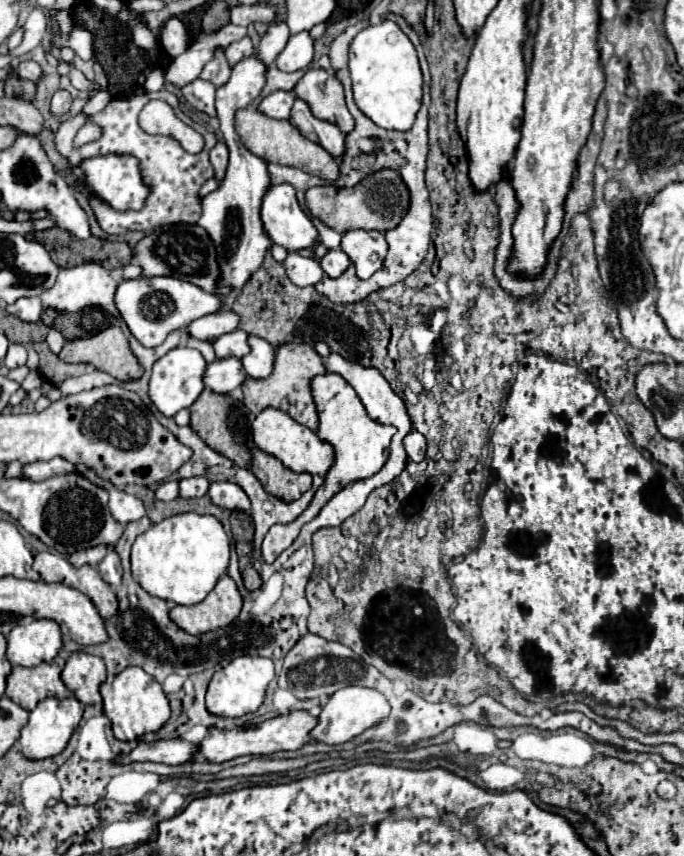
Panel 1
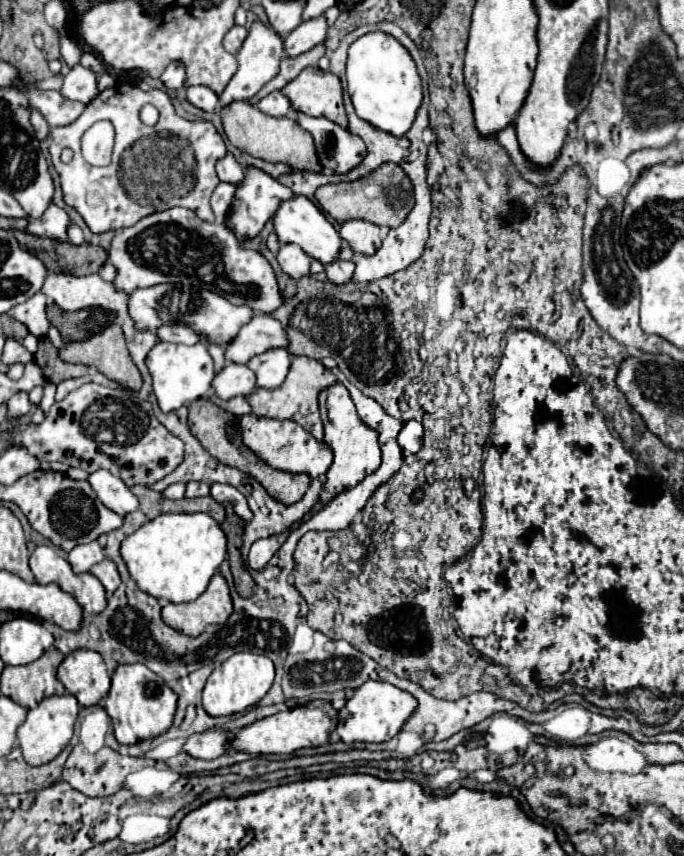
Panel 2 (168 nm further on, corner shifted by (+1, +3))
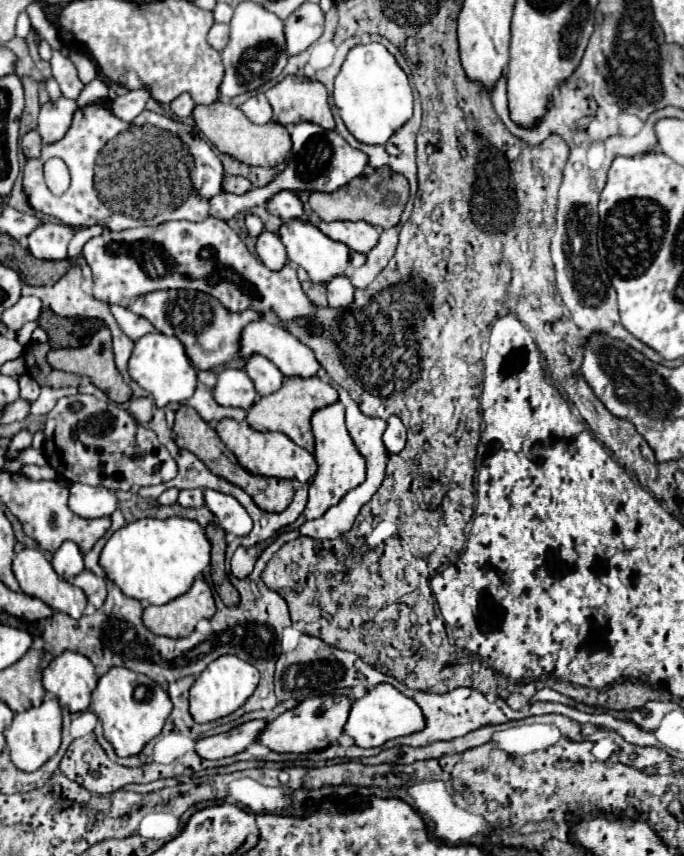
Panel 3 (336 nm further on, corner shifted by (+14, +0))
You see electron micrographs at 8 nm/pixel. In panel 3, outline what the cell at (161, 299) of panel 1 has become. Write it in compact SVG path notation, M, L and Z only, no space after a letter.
M152 291L148 295L142 295L134 299L128 309L136 315L146 317L160 333L164 335L176 335L192 359L192 365L196 369L214 369L218 365L228 363L238 353L238 339L240 331L250 323L260 319L260 313L256 311L242 311L242 313L230 313L226 307L216 303L210 295L198 293L198 291Z

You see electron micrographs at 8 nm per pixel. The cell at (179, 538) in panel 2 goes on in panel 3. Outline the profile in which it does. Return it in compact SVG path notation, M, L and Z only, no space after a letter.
M182 517L140 519L124 525L106 541L100 553L100 565L124 595L134 597L138 601L148 601L150 605L164 605L184 595L192 587L194 579L204 571L204 567L210 565L210 541L206 539L204 529L192 519L182 519Z

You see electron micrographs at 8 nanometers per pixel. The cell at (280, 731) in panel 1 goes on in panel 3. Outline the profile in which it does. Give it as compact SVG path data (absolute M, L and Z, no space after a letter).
M322 695L306 699L298 707L284 711L276 719L268 721L258 735L258 743L266 745L276 753L308 753L308 751L326 749L328 745L336 743L336 739L342 735L350 705L352 701L342 695Z

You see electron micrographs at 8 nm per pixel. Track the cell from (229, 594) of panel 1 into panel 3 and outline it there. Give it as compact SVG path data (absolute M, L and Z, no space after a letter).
M198 577L192 589L166 605L150 605L144 609L144 625L164 637L188 637L200 619L210 619L216 613L216 603L208 583Z

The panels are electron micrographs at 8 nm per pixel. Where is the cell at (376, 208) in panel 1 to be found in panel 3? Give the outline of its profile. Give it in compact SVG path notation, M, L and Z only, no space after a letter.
M390 167L374 169L374 173L358 177L350 181L348 185L332 191L332 193L310 193L310 207L322 221L366 221L374 227L388 229L398 225L400 215L404 211L404 205L408 201L408 181L394 173Z

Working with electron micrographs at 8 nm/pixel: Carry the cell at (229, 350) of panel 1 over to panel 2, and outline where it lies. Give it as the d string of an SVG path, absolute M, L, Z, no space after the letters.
M255 314L247 326L241 328L237 338L227 344L225 356L229 362L247 364L253 356L273 348L289 348L289 336L281 322L267 314Z

